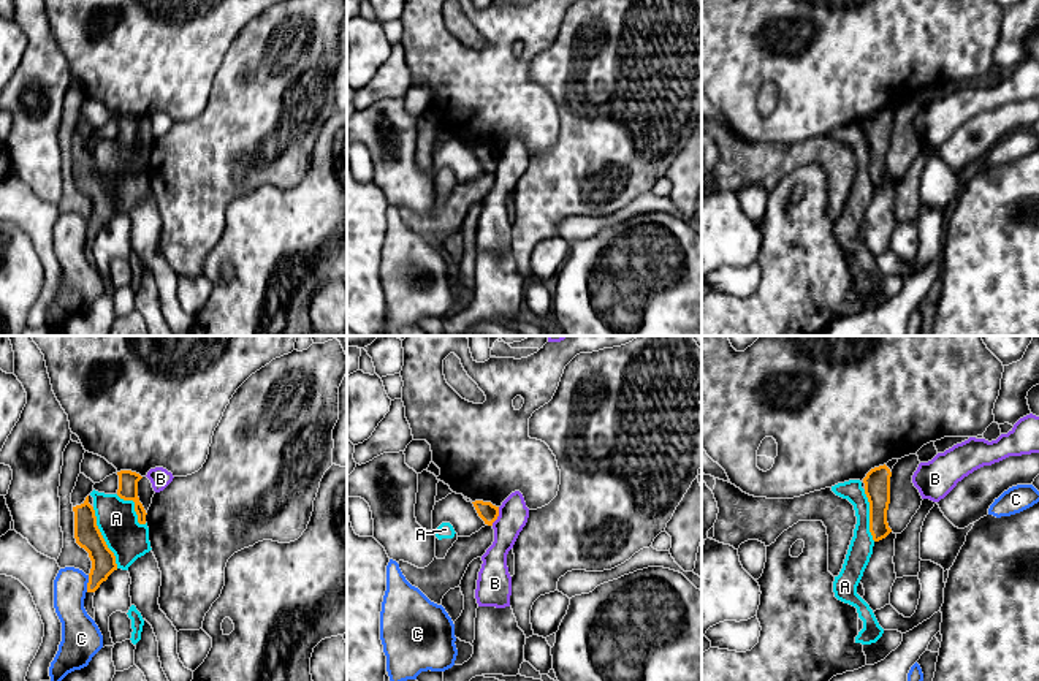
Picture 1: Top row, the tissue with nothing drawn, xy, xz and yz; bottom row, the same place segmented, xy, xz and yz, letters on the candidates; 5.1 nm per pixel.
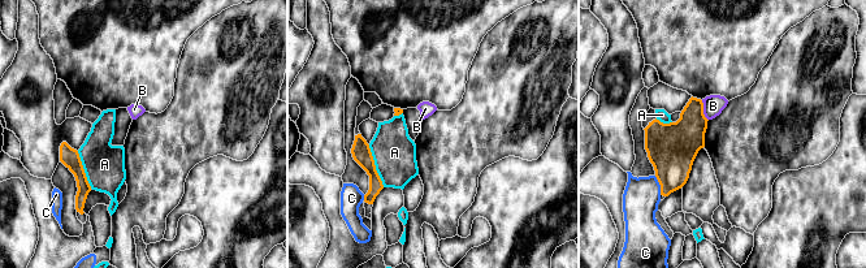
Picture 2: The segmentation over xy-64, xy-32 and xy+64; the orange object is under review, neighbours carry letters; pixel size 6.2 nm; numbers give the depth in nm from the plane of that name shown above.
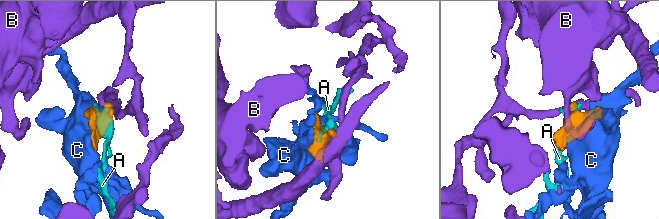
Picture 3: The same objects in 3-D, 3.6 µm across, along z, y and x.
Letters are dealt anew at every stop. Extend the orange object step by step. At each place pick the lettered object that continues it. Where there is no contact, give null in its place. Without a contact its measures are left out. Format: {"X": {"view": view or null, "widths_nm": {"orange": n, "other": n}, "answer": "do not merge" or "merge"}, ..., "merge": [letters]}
{"A": {"view": "xy", "widths_nm": {"orange": 130, "other": 200}, "answer": "do not merge"}, "B": {"view": "xz", "widths_nm": {"orange": 90, "other": 150}, "answer": "do not merge"}, "C": {"view": "xy", "widths_nm": {"orange": 130, "other": 180}, "answer": "do not merge"}, "merge": []}

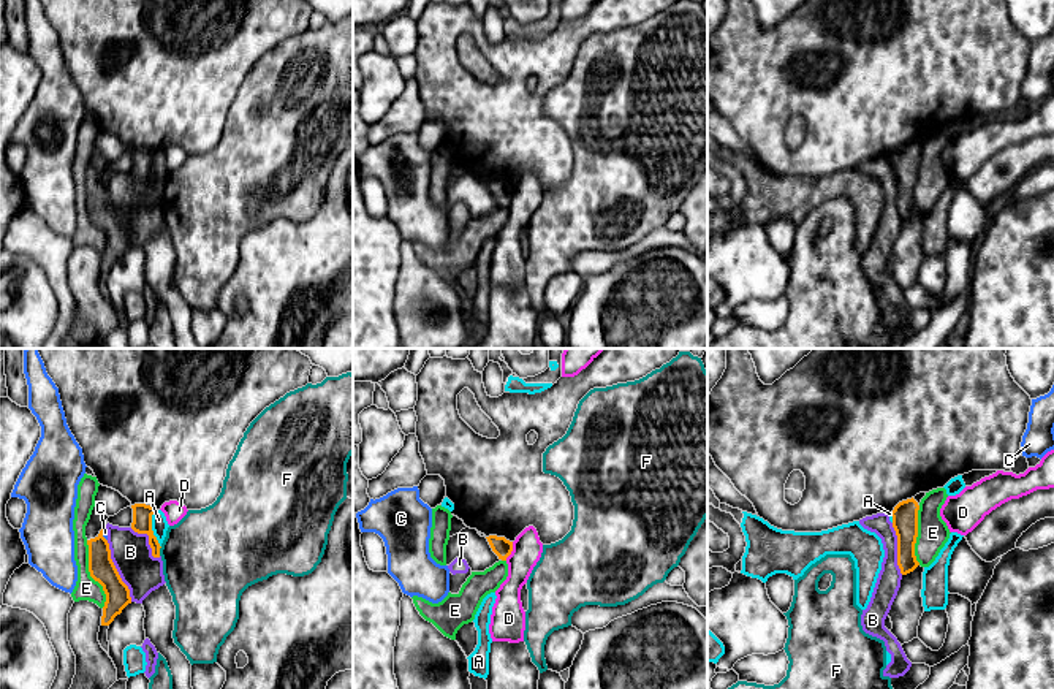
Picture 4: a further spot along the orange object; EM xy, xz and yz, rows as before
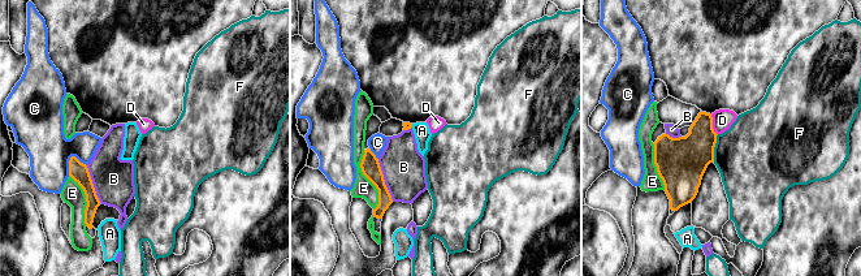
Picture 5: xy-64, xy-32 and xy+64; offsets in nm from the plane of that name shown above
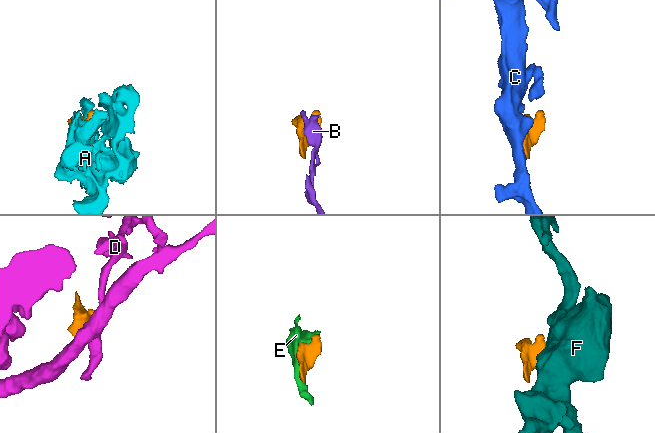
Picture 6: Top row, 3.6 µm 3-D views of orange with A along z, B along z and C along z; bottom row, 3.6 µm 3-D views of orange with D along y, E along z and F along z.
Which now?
{"A": {"view": "xy", "widths_nm": {"orange": 100, "other": 80}, "answer": "do not merge"}, "B": {"view": "xy", "widths_nm": {"orange": 130, "other": 200}, "answer": "do not merge"}, "C": {"view": "xy", "widths_nm": {"orange": 130, "other": 30}, "answer": "do not merge"}, "D": {"view": "xz", "widths_nm": {"orange": 90, "other": 150}, "answer": "do not merge"}, "E": {"view": "xy", "widths_nm": {"orange": 130, "other": 120}, "answer": "do not merge"}, "F": {"view": "xy", "widths_nm": {"orange": 100, "other": 460}, "answer": "do not merge"}, "merge": []}

